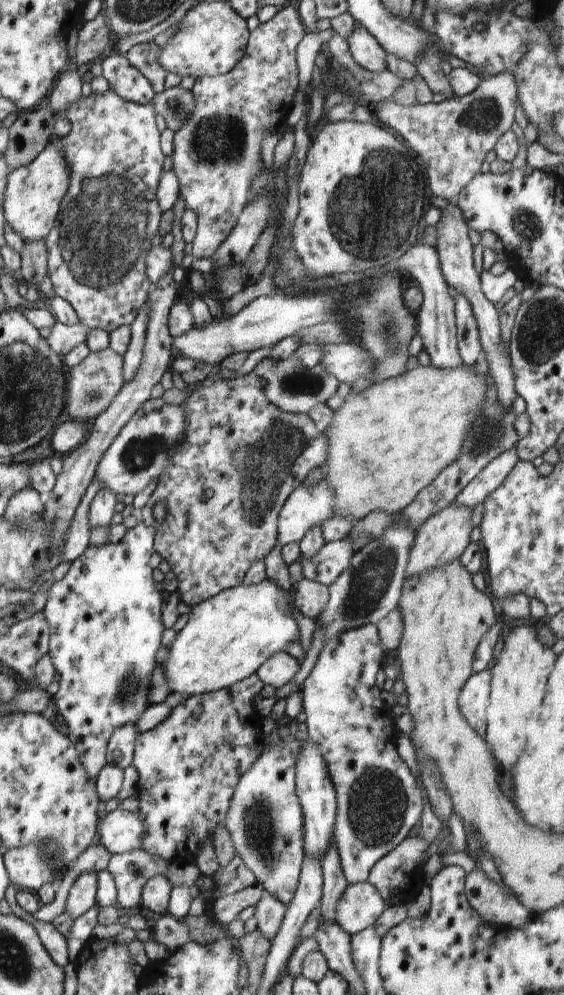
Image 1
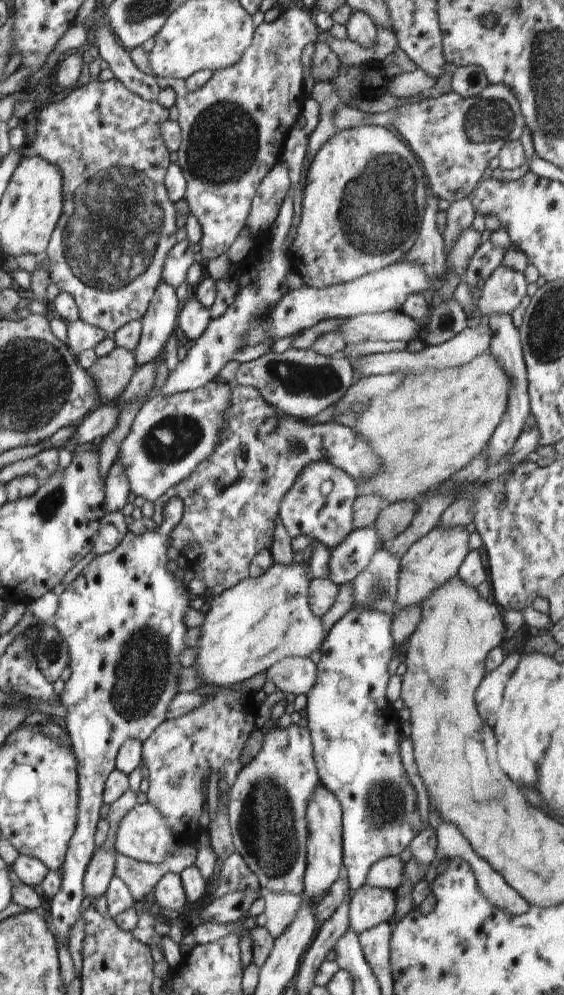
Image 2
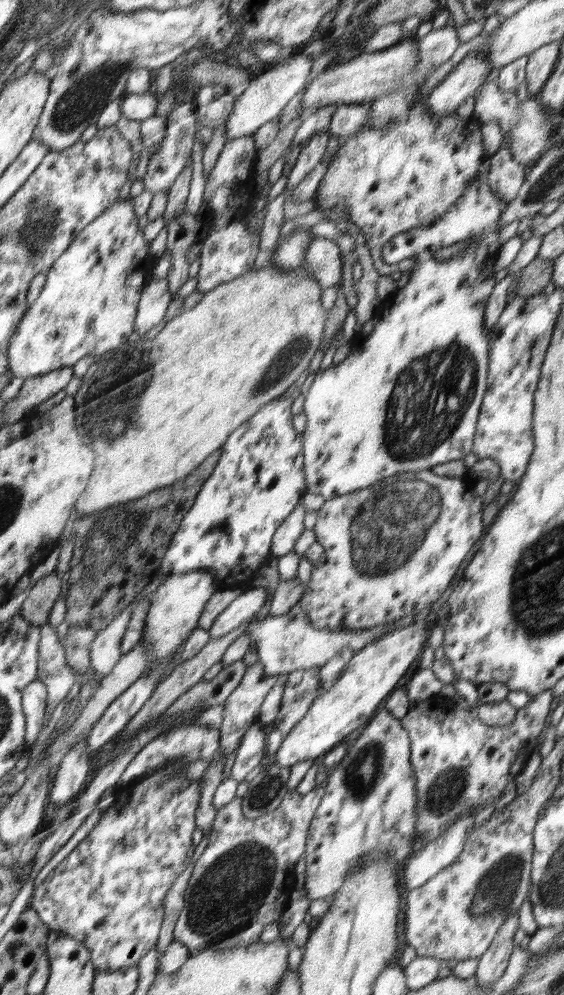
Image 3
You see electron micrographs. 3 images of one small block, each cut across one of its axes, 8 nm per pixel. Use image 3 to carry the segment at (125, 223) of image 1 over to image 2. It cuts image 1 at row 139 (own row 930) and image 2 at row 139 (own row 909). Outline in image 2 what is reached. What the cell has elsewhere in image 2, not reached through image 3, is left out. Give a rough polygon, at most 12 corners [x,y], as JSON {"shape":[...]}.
{"shape":[[89,80],[27,154],[64,176],[51,282],[107,338],[176,244],[168,109]]}

